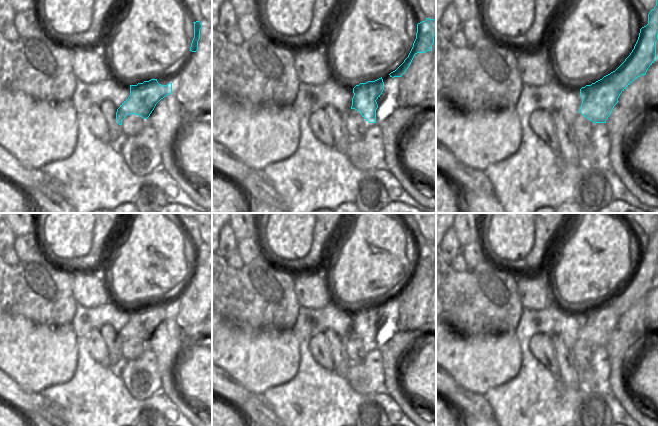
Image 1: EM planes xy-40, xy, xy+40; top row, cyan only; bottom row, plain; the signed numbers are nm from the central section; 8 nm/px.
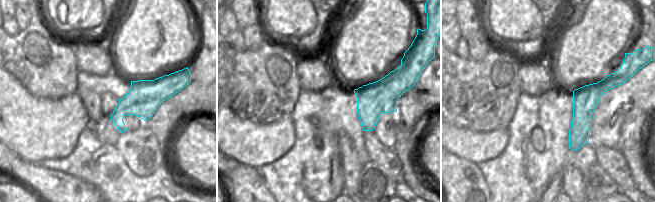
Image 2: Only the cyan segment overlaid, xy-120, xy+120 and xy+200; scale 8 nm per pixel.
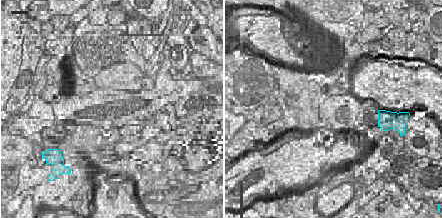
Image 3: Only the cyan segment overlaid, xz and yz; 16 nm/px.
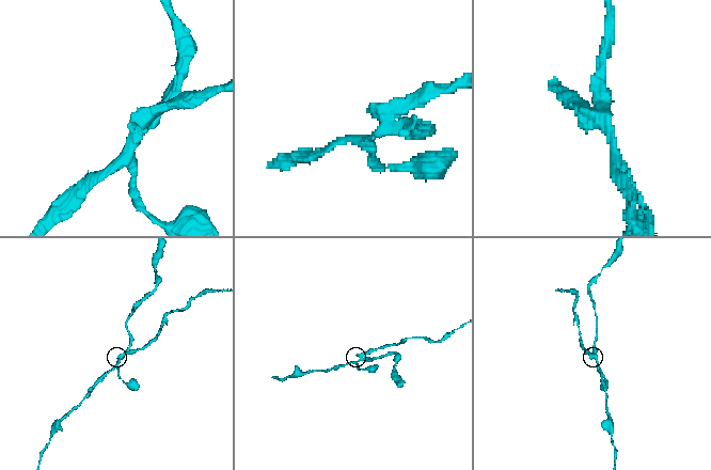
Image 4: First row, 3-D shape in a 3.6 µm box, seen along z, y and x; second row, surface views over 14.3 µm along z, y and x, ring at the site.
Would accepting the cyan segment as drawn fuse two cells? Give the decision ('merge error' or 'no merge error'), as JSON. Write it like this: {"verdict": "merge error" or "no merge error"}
{"verdict": "merge error"}

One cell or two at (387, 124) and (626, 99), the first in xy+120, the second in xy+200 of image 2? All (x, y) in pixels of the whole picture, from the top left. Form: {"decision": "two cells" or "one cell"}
{"decision": "one cell"}

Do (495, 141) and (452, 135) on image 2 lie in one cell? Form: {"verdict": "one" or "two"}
{"verdict": "one"}

